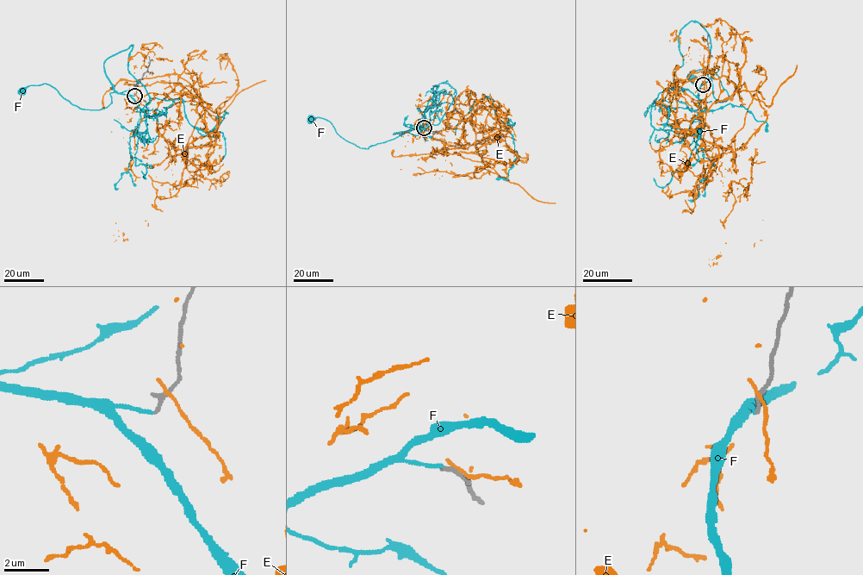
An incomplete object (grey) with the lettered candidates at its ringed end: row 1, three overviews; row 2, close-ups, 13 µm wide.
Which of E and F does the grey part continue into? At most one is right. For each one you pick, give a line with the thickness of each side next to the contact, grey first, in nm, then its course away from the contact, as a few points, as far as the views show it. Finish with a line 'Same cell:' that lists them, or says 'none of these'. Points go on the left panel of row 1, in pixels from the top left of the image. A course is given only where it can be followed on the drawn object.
F: 180 nm thick on the grey side, 130 nm on the other; it runs (134, 96), (104, 67), (133, 45), (128, 71), (150, 97), (181, 98), (205, 133), (228, 113), (207, 133)
Same cell: F

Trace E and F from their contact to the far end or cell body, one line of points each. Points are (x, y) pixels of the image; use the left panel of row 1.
E: (135, 94), (145, 113), (170, 86), (195, 95), (210, 144), (184, 150), (216, 137), (180, 84), (123, 84)
F: (134, 96), (104, 67), (133, 45), (128, 71), (150, 97), (181, 98), (205, 133), (228, 113), (207, 133)

